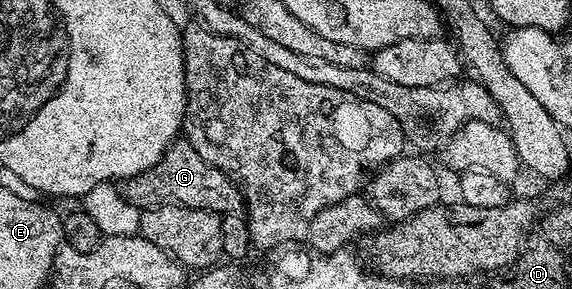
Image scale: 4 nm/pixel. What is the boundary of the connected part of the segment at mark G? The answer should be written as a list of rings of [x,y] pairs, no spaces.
[[[176,138],[165,154],[149,170],[131,176],[121,188],[123,196],[140,210],[180,204],[206,212],[218,212],[220,216],[230,212],[243,212],[243,191],[217,166],[205,162],[197,150],[185,138]]]

